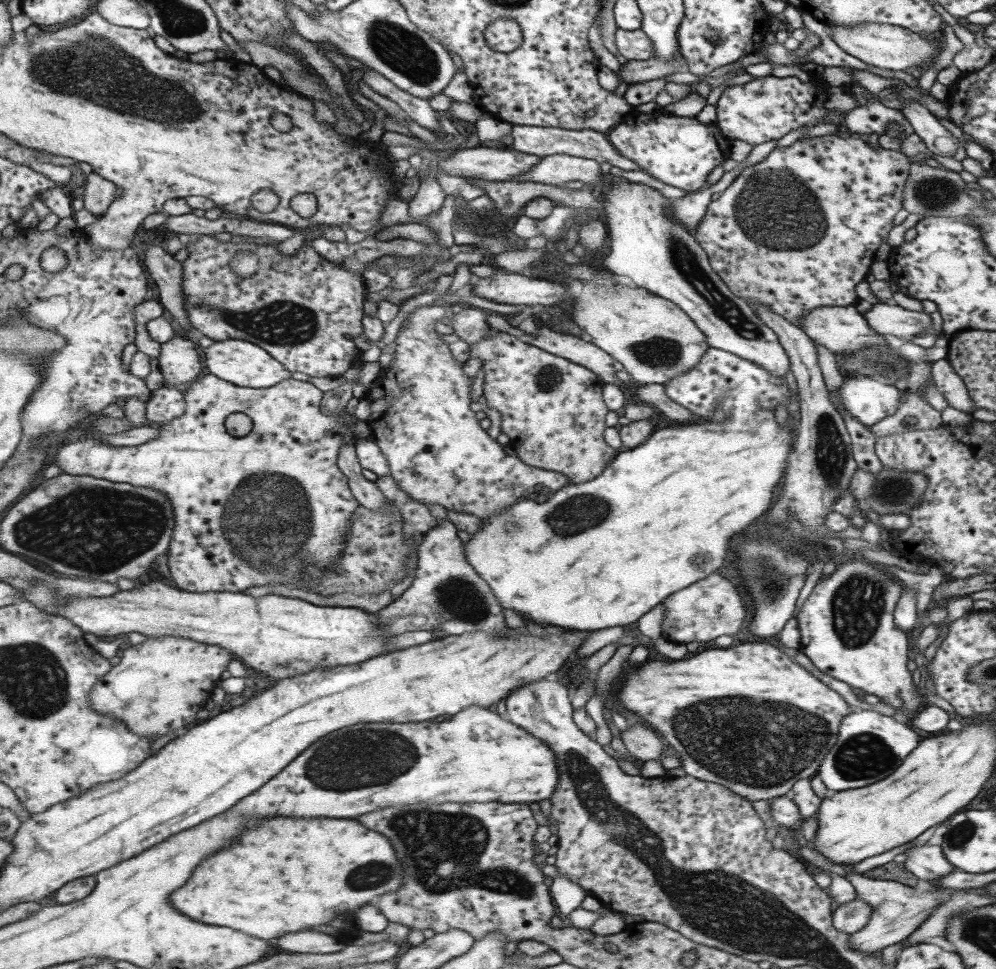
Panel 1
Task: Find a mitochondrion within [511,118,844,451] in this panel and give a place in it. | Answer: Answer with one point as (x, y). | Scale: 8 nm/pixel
(774, 208)

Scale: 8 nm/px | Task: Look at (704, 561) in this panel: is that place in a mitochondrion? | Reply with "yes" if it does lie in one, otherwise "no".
yes

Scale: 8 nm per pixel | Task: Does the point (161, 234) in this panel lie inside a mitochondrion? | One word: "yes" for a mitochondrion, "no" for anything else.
no

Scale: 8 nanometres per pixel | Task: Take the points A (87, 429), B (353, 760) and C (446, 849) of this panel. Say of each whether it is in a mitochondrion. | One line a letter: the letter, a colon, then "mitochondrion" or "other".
A: other
B: mitochondrion
C: mitochondrion

